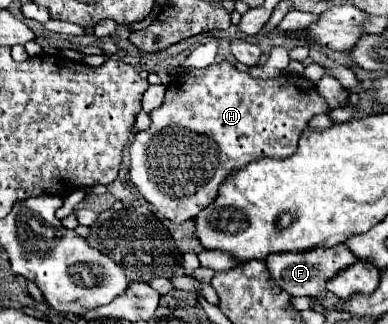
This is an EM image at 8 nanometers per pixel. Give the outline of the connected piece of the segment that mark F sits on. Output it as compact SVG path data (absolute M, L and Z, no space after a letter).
M333 246L333 248L313 248L313 250L305 250L305 252L287 252L287 254L271 254L265 264L269 270L271 280L275 280L275 284L285 290L291 296L319 296L325 292L325 282L335 276L337 272L345 270L347 266L351 266L357 258L343 246Z

